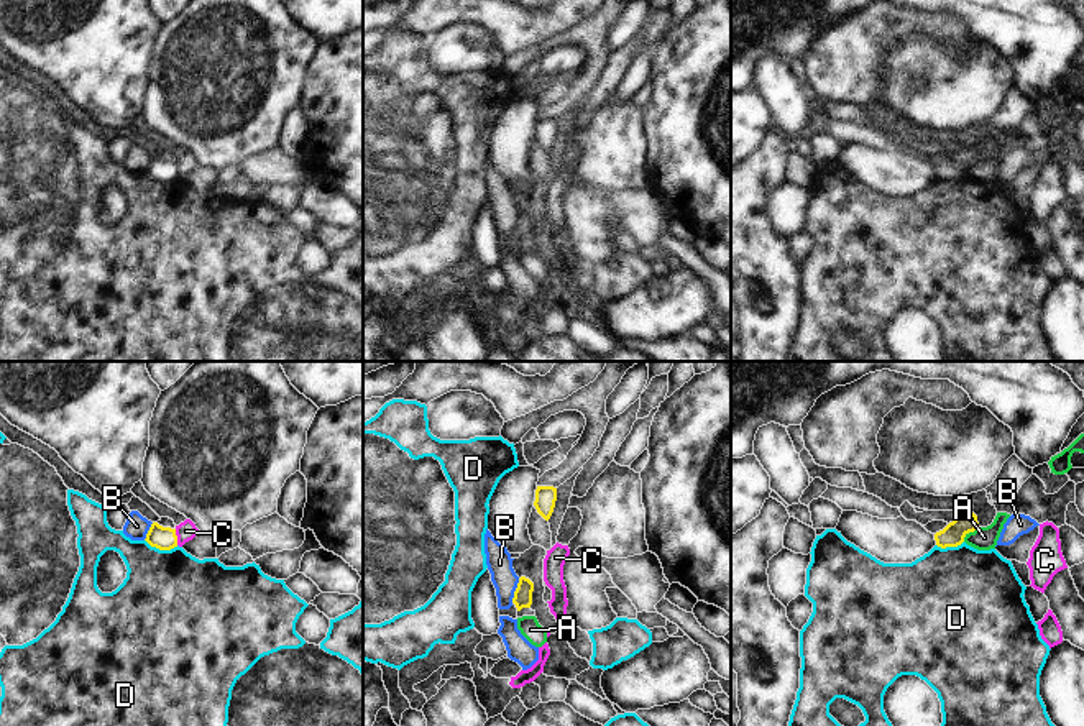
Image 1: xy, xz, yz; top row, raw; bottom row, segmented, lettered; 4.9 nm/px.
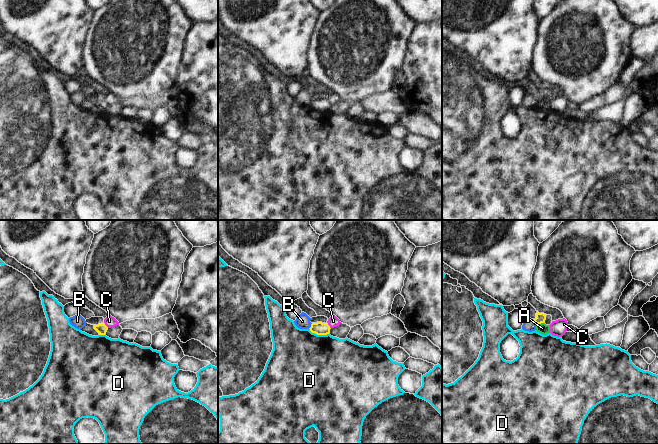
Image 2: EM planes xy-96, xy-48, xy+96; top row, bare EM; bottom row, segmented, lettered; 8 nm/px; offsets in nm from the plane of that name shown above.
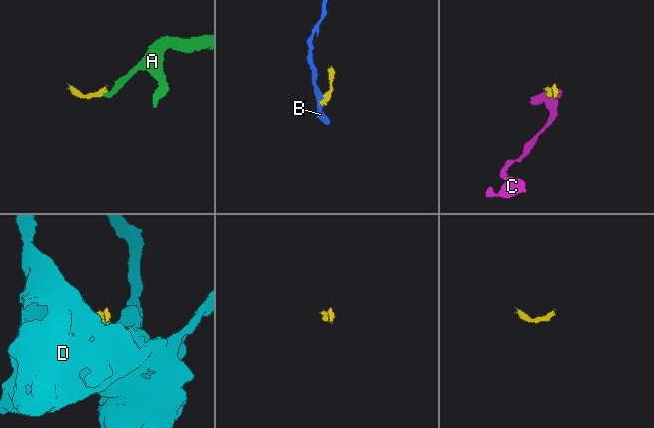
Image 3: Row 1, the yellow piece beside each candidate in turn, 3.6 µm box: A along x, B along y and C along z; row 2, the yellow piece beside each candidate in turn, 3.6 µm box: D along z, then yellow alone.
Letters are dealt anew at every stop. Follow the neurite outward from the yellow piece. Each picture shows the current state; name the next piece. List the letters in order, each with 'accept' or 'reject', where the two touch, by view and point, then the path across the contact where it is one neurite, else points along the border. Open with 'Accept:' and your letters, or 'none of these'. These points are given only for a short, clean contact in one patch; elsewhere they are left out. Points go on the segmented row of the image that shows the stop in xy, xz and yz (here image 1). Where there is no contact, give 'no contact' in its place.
Accept: none of these
A: reject; contact yz (969, 531); border yz (979, 528), (971, 531), (963, 541)
B: reject; contact xz (516, 590); border xz (519, 578), (511, 601)
C: reject; contact xy (176, 537); border xy (174, 529), (178, 544)
D: reject; contact xy (161, 549); border xy (145, 539), (160, 549), (178, 546)

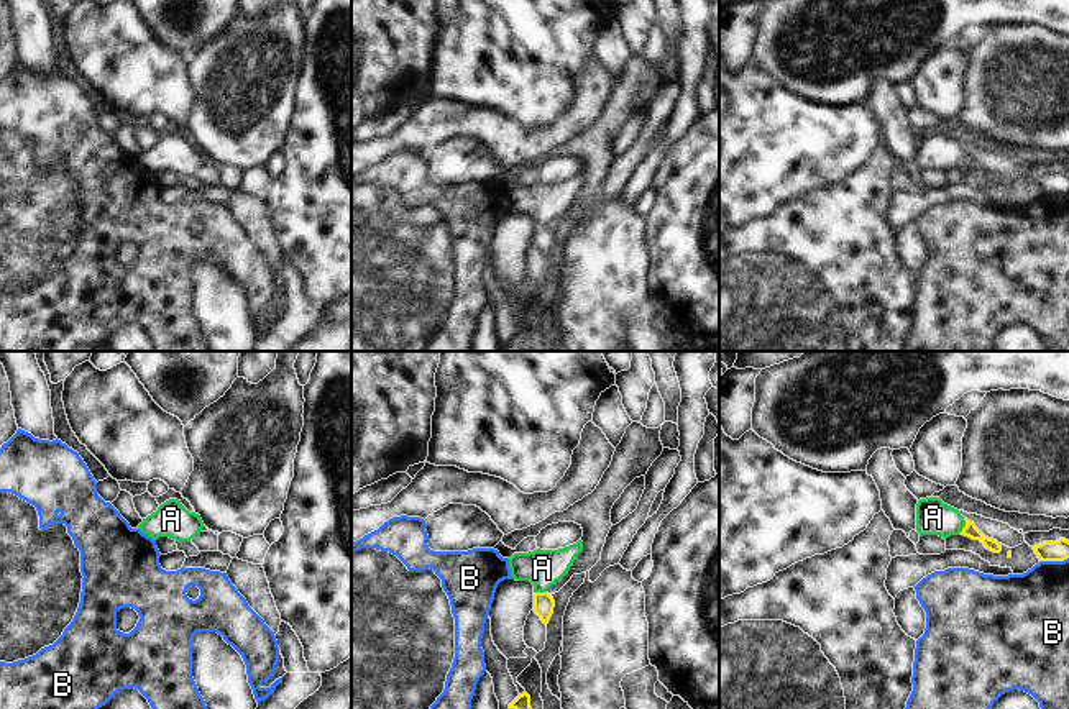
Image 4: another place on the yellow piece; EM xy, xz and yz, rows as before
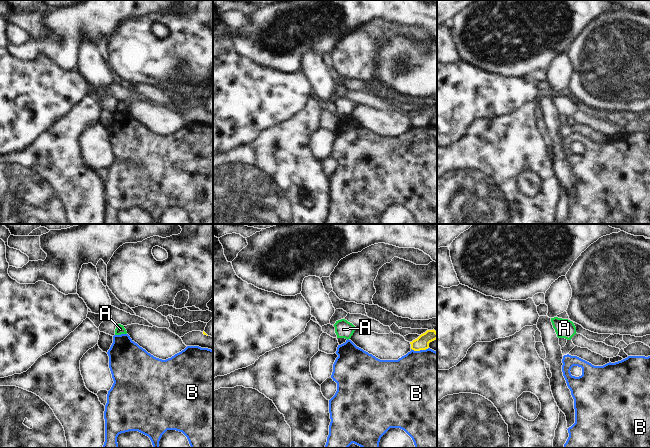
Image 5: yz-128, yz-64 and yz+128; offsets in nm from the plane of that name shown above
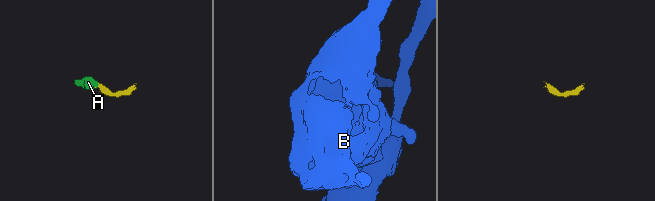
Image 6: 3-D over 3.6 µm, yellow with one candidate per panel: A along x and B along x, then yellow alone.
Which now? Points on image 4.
Accept: A
A: accept; contact yz (966, 526); way yz (971, 530), (966, 526), (933, 517)
B: reject; contact yz (1053, 560); border yz (1068, 557), (1040, 562)

